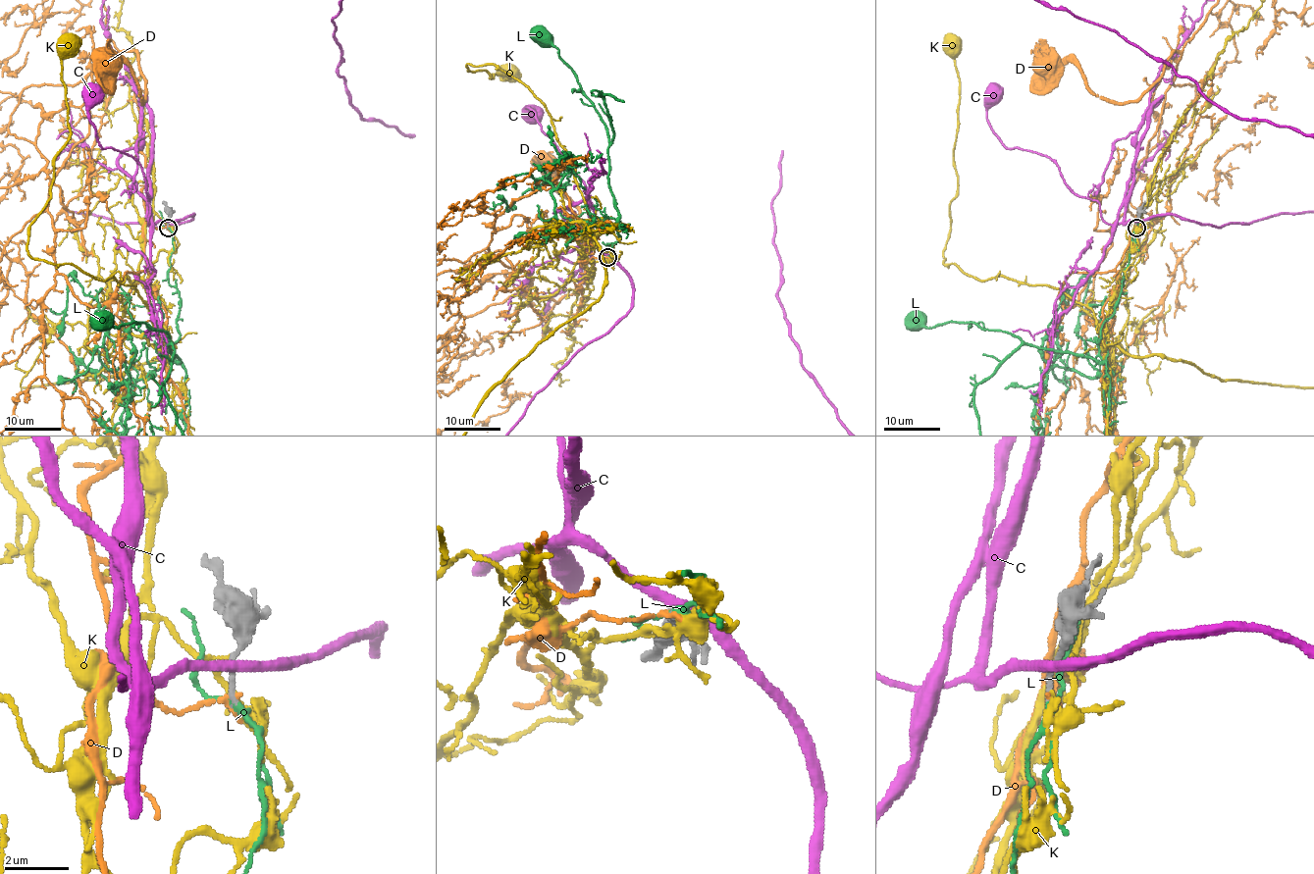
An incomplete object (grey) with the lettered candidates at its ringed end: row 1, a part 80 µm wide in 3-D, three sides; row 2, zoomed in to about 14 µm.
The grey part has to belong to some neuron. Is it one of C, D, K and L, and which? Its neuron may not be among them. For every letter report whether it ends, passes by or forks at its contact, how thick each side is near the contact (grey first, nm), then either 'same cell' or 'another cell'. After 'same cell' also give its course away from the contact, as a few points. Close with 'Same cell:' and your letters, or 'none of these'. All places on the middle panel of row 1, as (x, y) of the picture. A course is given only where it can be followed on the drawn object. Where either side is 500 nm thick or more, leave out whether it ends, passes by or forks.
C: it passes by; calibres 150 and 320 nm; another cell
D: it ends; calibres 120 and 160 nm; another cell
K: it forks; calibres 130 and 200 nm; another cell
L: it passes by; calibres 120 and 160 nm; same cell; course (607, 256), (620, 239), (618, 221), (604, 220), (614, 226), (618, 213), (608, 136), (576, 74), (542, 35)
Same cell: L

